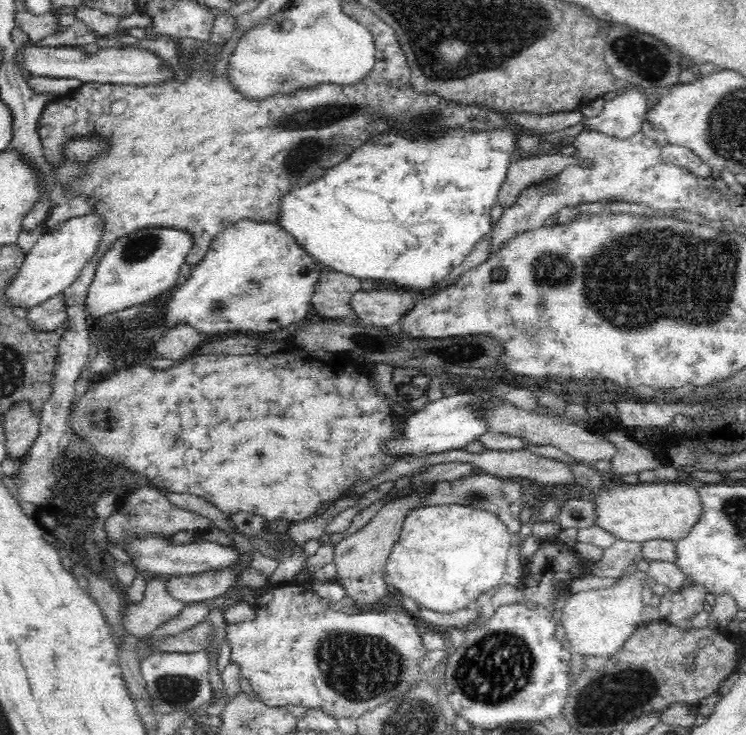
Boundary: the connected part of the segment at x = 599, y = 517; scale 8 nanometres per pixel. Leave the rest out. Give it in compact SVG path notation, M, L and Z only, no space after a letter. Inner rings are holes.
M655 482L635 485L624 483L612 488L600 488L591 495L595 506L594 525L605 528L617 540L646 542L664 539L678 542L686 538L702 514L702 501L695 488L682 482Z

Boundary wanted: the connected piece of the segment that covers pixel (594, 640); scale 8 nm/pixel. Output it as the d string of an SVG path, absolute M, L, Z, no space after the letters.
M646 573L622 576L611 588L581 591L570 594L558 622L566 629L565 644L576 655L615 656L642 625L643 585L648 585Z

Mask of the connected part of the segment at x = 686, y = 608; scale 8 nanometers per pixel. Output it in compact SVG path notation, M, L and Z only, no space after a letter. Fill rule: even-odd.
M692 584L678 592L672 589L670 594L661 596L658 606L661 619L681 630L694 630L689 620L704 610L703 604L708 593L709 590L700 584Z

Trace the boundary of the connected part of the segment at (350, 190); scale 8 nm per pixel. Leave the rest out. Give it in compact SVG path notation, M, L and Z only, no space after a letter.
M497 128L494 132L474 132L474 134L446 132L444 136L440 136L436 140L426 138L426 140L416 140L416 144L414 144L412 138L398 136L398 134L378 136L378 140L366 144L364 148L358 148L358 152L354 152L348 160L330 168L314 184L288 192L282 198L282 204L280 204L280 220L278 220L278 223L290 232L290 235L294 236L298 244L316 261L322 263L327 270L341 272L360 280L363 278L365 280L386 280L386 282L393 282L396 287L402 287L403 289L430 288L435 286L436 283L442 282L456 266L460 266L474 246L493 228L494 223L490 219L490 210L497 203L497 196L504 180L506 180L510 163L518 158L520 158L520 153L518 153L518 147L516 147L516 135L510 133L510 131L504 131L502 128L500 130Z

